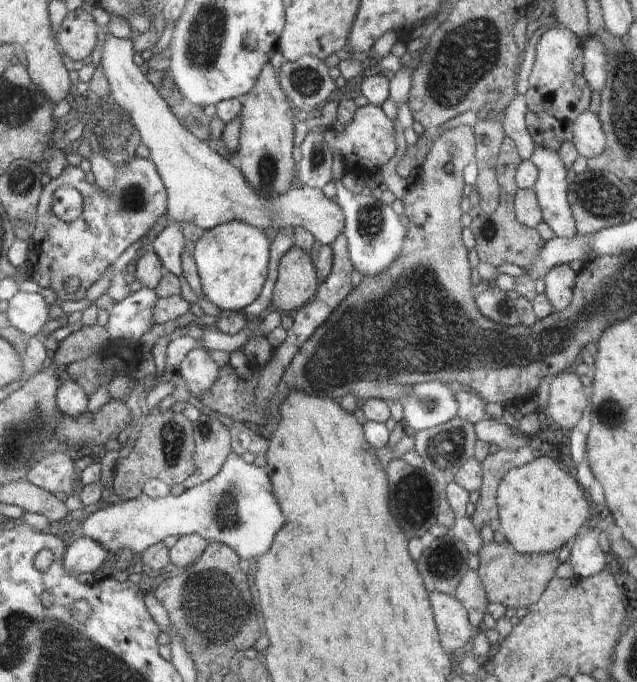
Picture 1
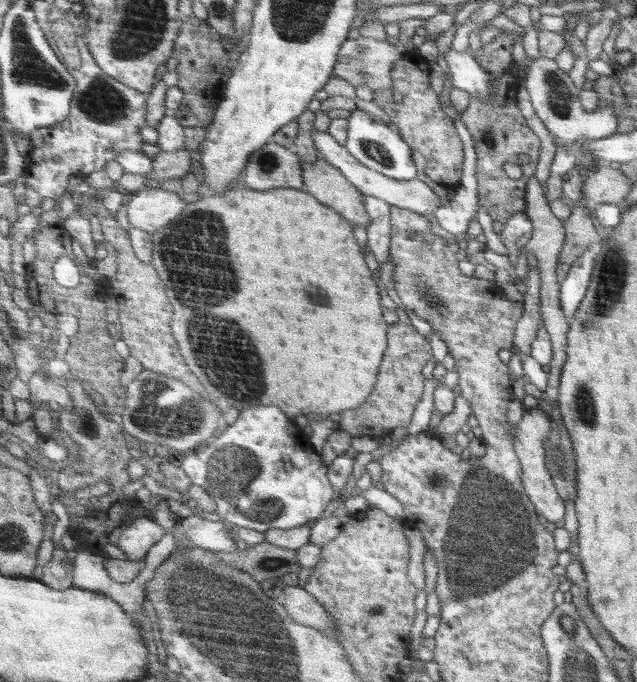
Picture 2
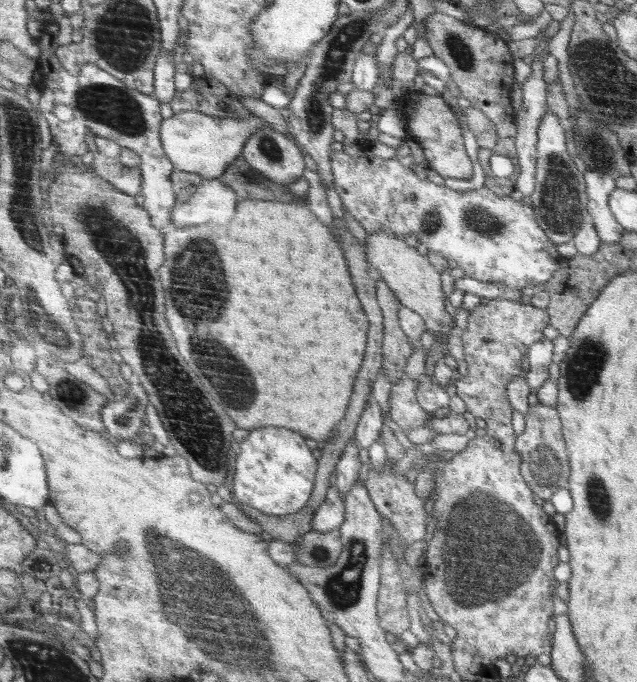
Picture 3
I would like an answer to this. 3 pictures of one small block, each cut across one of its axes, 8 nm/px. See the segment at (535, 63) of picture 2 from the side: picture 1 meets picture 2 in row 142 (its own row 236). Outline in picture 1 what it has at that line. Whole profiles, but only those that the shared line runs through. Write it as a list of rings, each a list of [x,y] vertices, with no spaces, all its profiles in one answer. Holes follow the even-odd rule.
[[[535,145],[530,160],[537,168],[538,174],[533,191],[537,193],[537,200],[541,205],[543,221],[550,226],[556,237],[572,238],[576,233],[575,220],[571,213],[567,197],[569,185],[566,183],[567,168],[557,150],[546,145]]]

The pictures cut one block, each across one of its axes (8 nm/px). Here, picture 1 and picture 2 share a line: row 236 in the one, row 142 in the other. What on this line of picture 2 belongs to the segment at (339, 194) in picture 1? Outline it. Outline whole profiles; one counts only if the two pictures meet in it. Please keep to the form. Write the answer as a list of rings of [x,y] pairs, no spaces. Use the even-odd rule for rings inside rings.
[[[356,108],[347,120],[349,130],[345,147],[360,164],[394,180],[405,181],[417,178],[416,165],[412,161],[409,144],[406,144],[398,133],[389,129],[386,123],[359,108]]]

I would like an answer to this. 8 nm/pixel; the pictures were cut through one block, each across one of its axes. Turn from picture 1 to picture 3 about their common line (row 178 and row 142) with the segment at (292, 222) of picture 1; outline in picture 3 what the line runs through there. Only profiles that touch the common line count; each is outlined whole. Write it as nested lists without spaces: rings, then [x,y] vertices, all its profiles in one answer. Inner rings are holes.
[[[186,111],[179,112],[165,119],[164,122],[161,123],[160,133],[166,156],[172,161],[174,170],[193,172],[210,180],[222,176],[226,167],[228,167],[230,163],[236,162],[237,158],[241,156],[246,141],[256,134],[259,128],[267,125],[269,125],[268,122],[255,115],[250,115],[249,117],[238,120],[221,119],[198,111]]]

